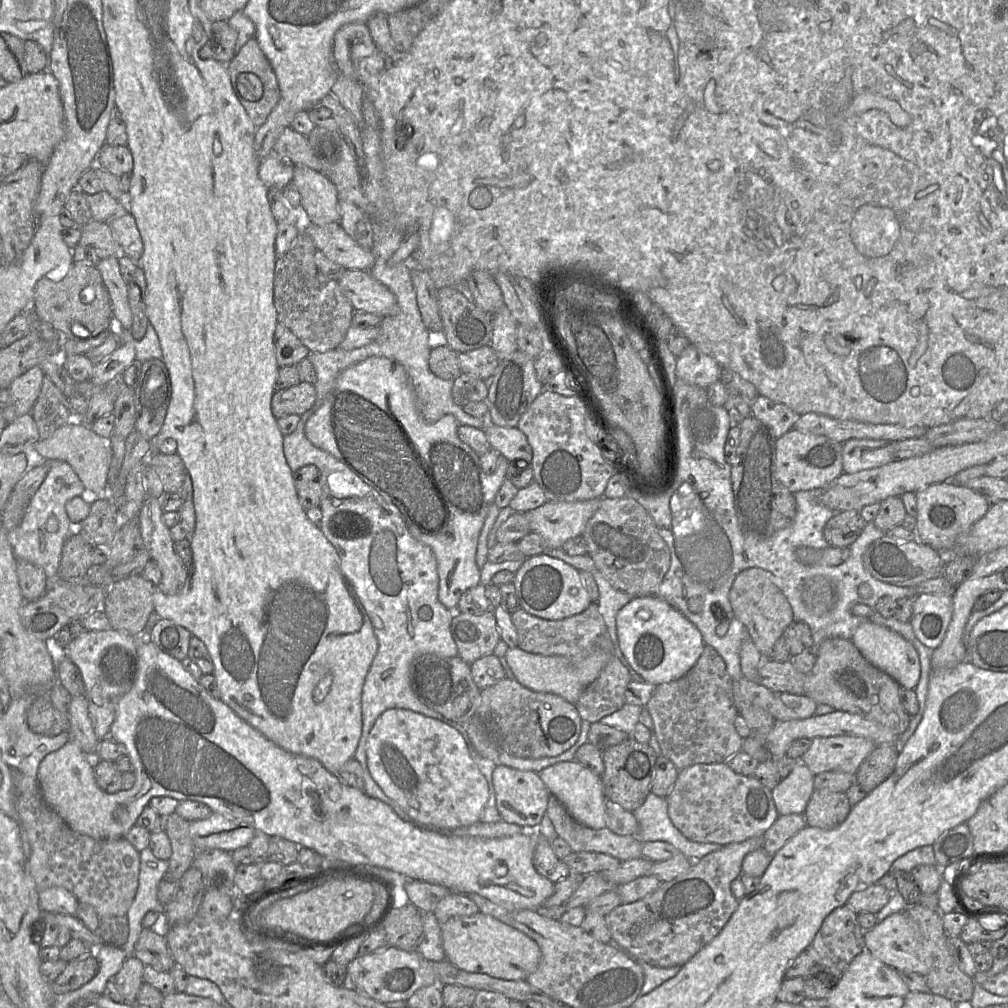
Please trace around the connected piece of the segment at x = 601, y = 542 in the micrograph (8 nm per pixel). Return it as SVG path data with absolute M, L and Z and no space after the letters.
M631 496L602 498L601 504L588 520L581 534L589 555L602 576L617 590L633 597L657 596L666 572L670 567L670 550L648 511Z

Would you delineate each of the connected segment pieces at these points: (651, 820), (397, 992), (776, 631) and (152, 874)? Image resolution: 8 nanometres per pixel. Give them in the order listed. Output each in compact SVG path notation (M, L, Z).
M651 792L644 803L632 813L639 824L637 837L643 843L667 842L693 861L723 848L720 844L693 842L683 836L669 818L666 798Z
M386 946L382 950L354 958L347 965L343 986L355 989L383 1004L390 1001L407 1001L418 989L438 984L433 963L436 962L423 958L416 950L404 951Z
M751 567L738 573L729 592L734 615L747 628L750 637L764 659L770 658L772 648L786 627L794 621L792 607L775 582L771 572Z
M146 847L140 851L140 870L138 888L131 907L126 917L129 934L126 943L122 946L127 958L134 953L135 945L144 930L142 920L149 911L164 913L165 906L157 897L158 885L167 873L169 860L156 858L151 849Z

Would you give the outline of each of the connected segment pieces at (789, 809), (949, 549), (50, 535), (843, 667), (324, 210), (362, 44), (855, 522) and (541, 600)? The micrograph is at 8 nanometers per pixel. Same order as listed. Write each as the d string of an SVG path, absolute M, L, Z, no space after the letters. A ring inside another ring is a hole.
M798 760L790 774L772 789L779 815L804 814L814 790L814 777L805 763Z
M951 481L932 484L916 492L918 540L936 550L944 559L954 556L956 540L969 531L989 510L990 502L965 485Z
M26 447L24 452L27 460L27 469L35 464L47 464L49 470L30 500L19 526L8 532L8 536L16 560L25 560L37 565L45 571L48 579L55 579L58 577L63 545L71 535L69 527L70 519L67 515L65 505L68 500L76 496L86 496L87 492L82 481L67 462L47 460L38 454L34 447ZM51 515L56 516L59 522L56 532L48 532L46 530L46 522ZM41 541L45 543L43 551L40 551Z
M838 637L827 638L820 644L816 662L804 682L804 694L817 704L827 704L837 711L878 722L895 735L903 734L911 719L901 704L900 690L897 681L869 663L852 640Z
M294 166L291 181L298 188L301 203L297 208L303 221L326 225L340 220L336 186L323 173L306 166Z
M366 23L343 25L333 38L333 56L339 74L357 79L355 61L370 56L377 49Z
M839 511L826 522L823 534L830 546L850 547L865 526L866 522L859 511Z
M548 554L525 559L512 581L520 607L528 613L547 620L560 620L584 611L591 599L581 581L580 572L566 562Z

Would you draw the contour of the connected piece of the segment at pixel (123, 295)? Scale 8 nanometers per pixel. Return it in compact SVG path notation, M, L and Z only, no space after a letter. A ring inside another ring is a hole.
M118 257L101 259L96 263L96 267L110 296L115 327L131 329L133 318L128 300L128 284L121 275Z

